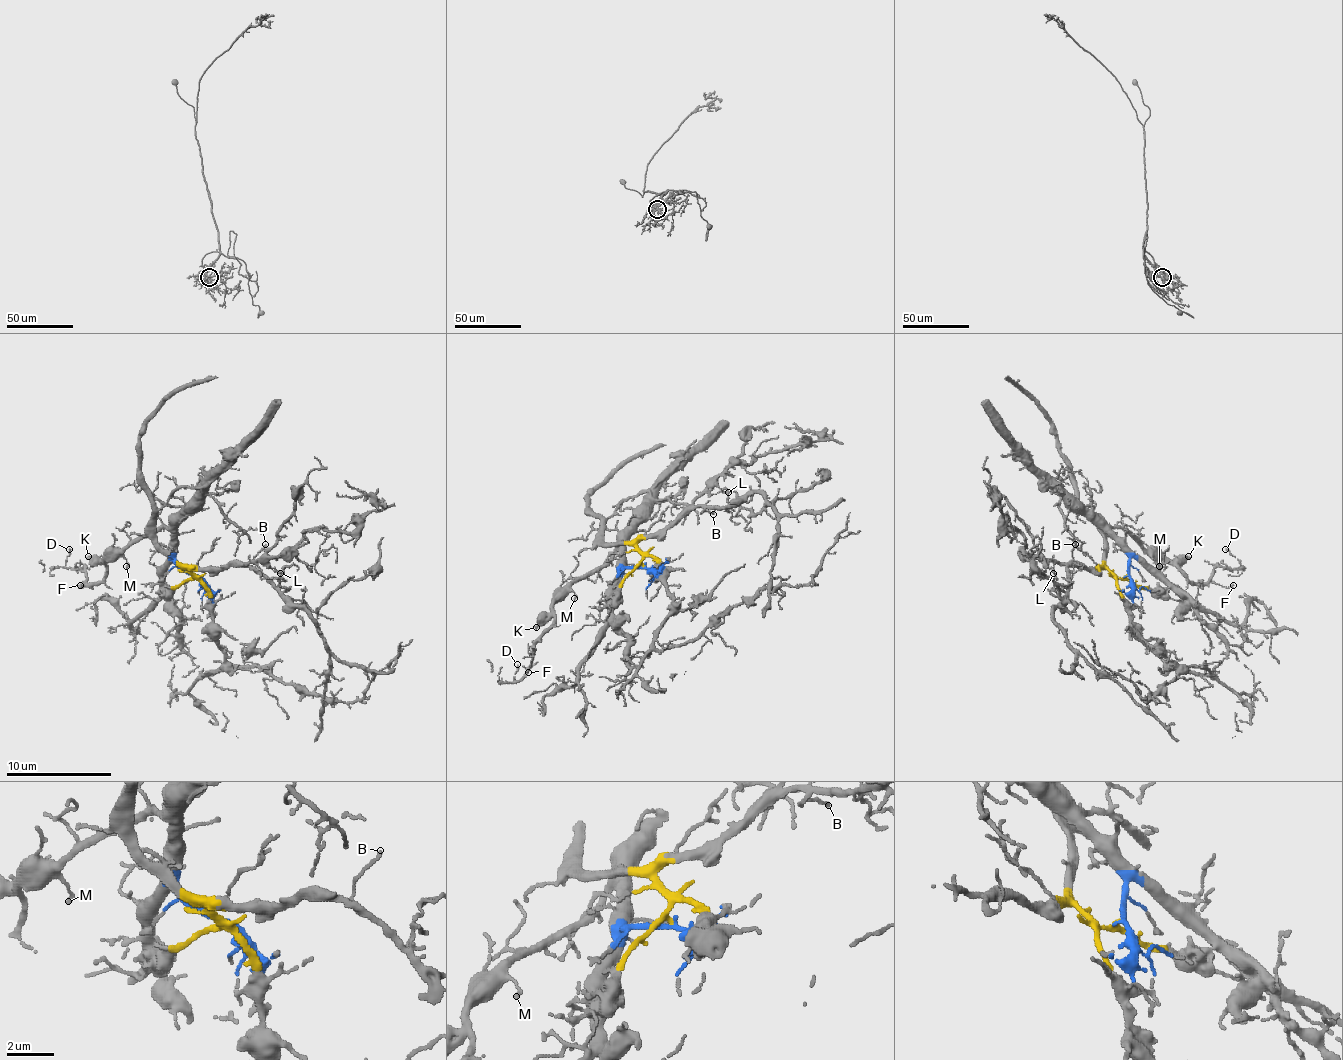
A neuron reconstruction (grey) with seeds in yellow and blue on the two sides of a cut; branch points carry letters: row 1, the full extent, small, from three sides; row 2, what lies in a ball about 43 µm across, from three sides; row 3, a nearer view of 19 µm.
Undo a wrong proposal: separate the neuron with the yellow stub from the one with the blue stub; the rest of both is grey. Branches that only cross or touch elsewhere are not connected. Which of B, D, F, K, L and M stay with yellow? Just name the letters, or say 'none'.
B, L

